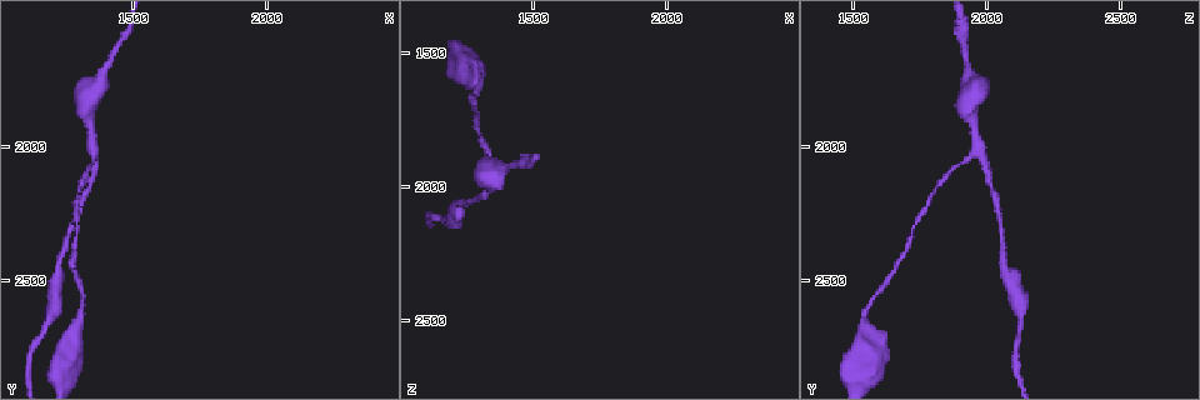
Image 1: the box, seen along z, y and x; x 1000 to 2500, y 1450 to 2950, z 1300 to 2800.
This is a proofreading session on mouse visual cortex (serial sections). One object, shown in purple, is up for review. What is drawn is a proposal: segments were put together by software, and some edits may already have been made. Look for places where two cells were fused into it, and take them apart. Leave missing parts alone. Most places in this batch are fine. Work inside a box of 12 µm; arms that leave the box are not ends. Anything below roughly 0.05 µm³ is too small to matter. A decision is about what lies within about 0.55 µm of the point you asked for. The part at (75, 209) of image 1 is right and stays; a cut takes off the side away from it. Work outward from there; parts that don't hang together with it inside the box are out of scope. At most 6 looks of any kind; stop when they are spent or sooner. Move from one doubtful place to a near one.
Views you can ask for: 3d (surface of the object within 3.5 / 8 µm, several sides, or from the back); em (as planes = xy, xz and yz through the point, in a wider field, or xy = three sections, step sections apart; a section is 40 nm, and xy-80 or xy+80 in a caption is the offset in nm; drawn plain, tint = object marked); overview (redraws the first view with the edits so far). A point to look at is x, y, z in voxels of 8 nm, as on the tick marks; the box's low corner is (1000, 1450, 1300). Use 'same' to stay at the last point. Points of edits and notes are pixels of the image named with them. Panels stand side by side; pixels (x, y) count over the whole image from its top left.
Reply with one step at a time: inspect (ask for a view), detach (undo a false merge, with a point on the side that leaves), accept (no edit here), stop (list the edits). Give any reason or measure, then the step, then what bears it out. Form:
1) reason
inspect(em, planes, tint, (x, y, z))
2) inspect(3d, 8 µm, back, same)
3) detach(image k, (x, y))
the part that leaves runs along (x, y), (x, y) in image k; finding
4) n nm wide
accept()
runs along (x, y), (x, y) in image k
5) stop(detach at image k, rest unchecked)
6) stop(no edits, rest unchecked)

calibre changes
inspect(3d, 3.5 µm, (1280, 2720, 1550))

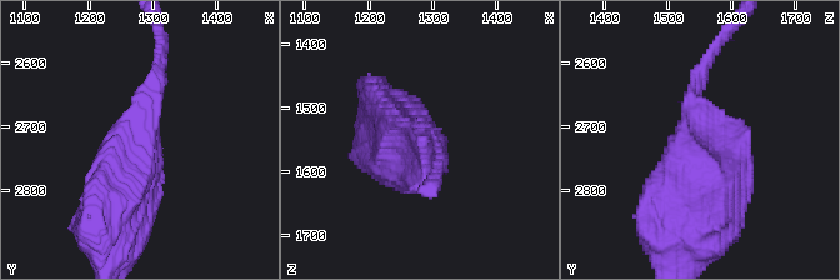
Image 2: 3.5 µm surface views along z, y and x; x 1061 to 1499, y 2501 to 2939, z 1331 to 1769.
accept()
all the same cell

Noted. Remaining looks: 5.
abrupt turn
inspect(3d, 3.5 µm, (1350, 2030, 1960))

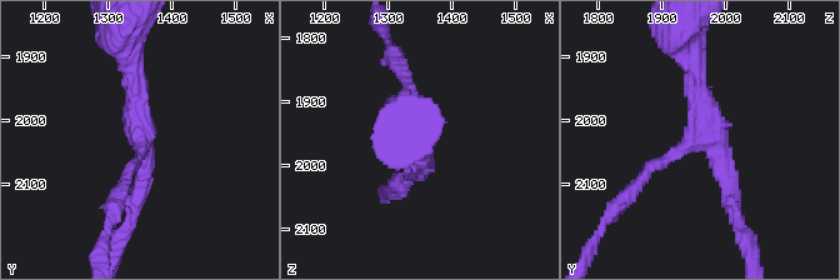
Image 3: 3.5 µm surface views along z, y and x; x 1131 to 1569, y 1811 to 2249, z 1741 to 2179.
need the tissue
inspect(em, xy, step 5, tint, (1350, 2020, 1960))

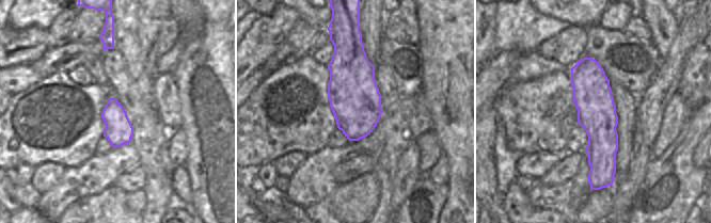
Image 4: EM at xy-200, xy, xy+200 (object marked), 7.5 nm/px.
inspect(em, xy, step 1, tint, same)

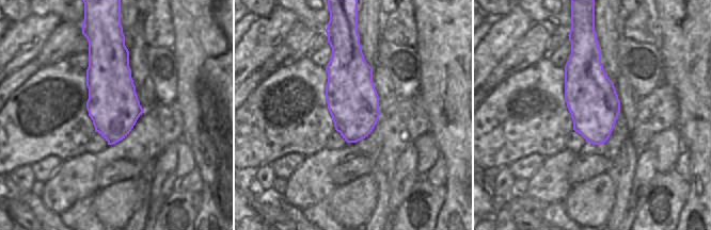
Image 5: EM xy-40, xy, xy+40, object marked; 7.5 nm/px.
3 arms
accept()
runs along (638, 181), (701, 135), (691, 50) in image 3; all the same cell

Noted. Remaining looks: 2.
sudden change in width
inspect(3d, 8 µm, (1390, 1720, 1940))

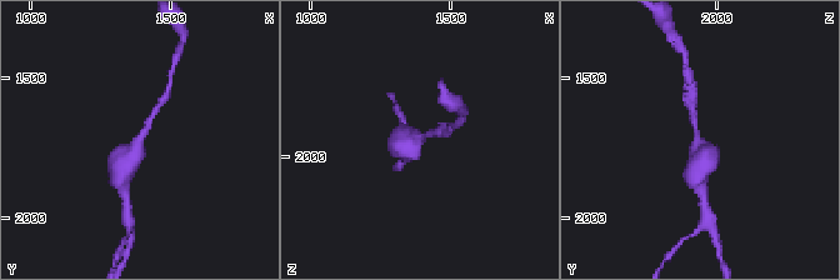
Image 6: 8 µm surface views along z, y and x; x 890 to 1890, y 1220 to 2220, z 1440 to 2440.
inspect(3d, 3.5 µm, (1390, 1710, 1930))

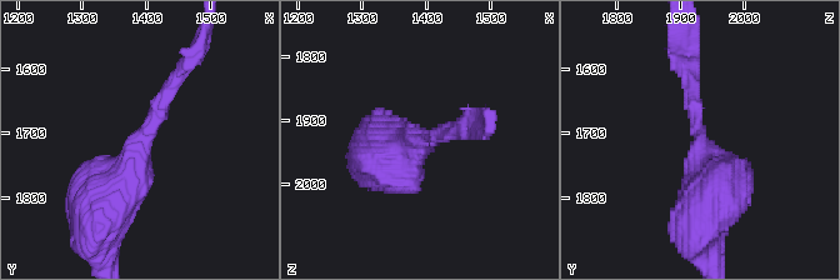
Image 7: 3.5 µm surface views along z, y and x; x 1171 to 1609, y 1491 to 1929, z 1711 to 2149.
accept()
runs along (91, 209), (130, 171), (180, 75) in image 7; all the same cell

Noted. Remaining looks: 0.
stop(no edits, rest unchecked)

